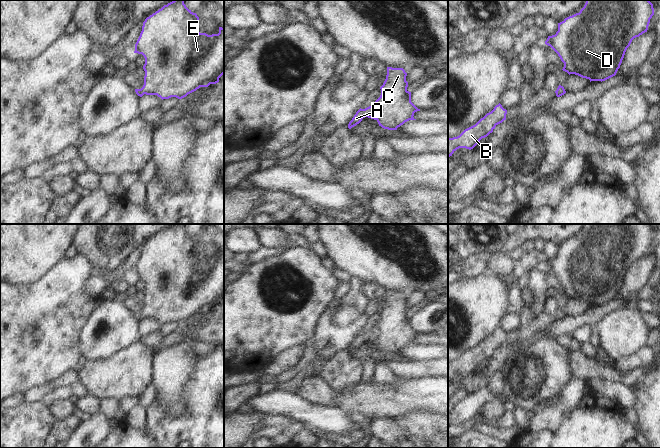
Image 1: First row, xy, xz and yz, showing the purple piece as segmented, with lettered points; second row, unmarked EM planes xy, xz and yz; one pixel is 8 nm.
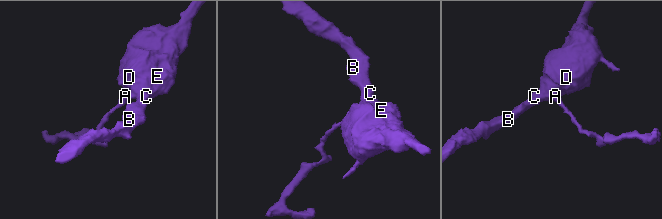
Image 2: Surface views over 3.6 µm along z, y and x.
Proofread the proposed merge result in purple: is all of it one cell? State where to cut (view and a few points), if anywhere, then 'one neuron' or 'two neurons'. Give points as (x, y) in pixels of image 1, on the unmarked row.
cut none; one neuron

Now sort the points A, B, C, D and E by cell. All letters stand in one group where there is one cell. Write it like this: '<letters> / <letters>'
A B C D E

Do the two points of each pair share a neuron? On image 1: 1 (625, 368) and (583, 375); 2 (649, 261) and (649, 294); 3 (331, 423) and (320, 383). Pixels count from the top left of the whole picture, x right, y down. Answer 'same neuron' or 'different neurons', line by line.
1: different neurons
2: different neurons
3: different neurons

